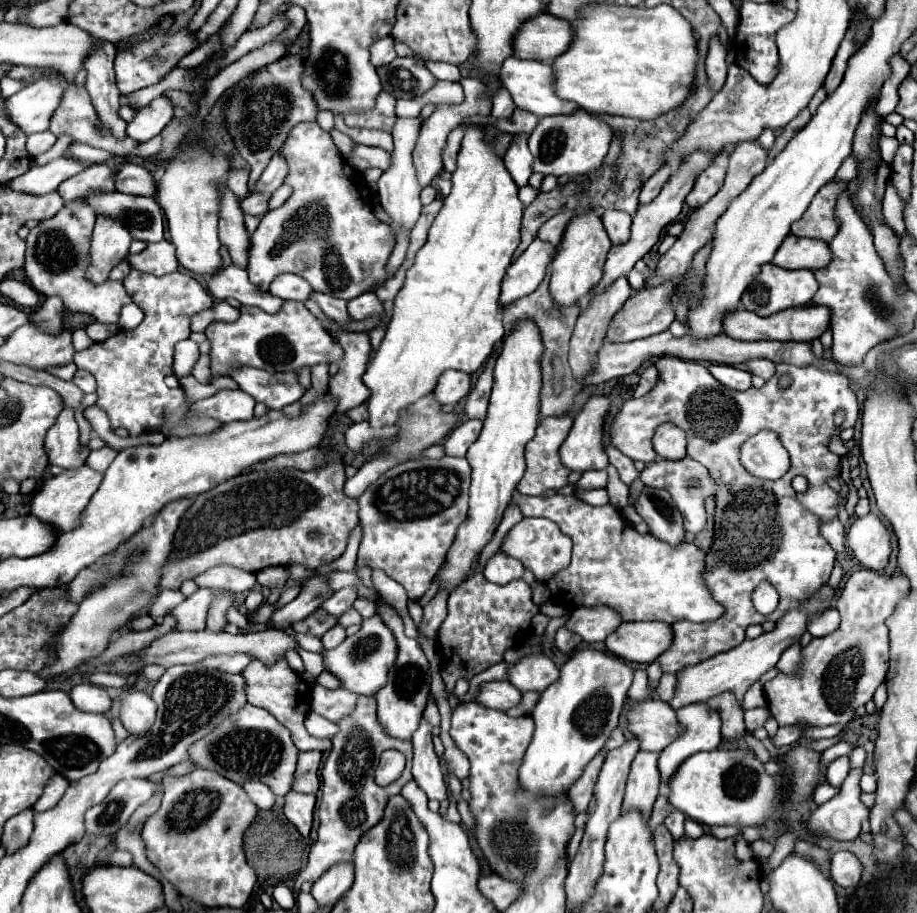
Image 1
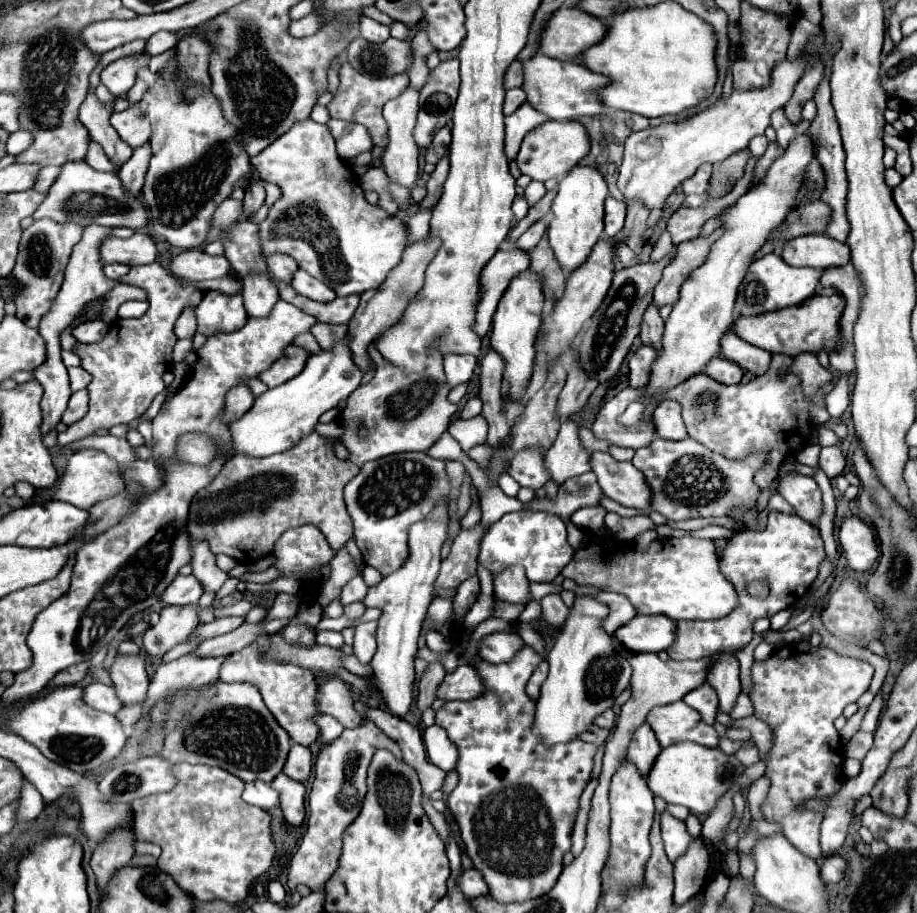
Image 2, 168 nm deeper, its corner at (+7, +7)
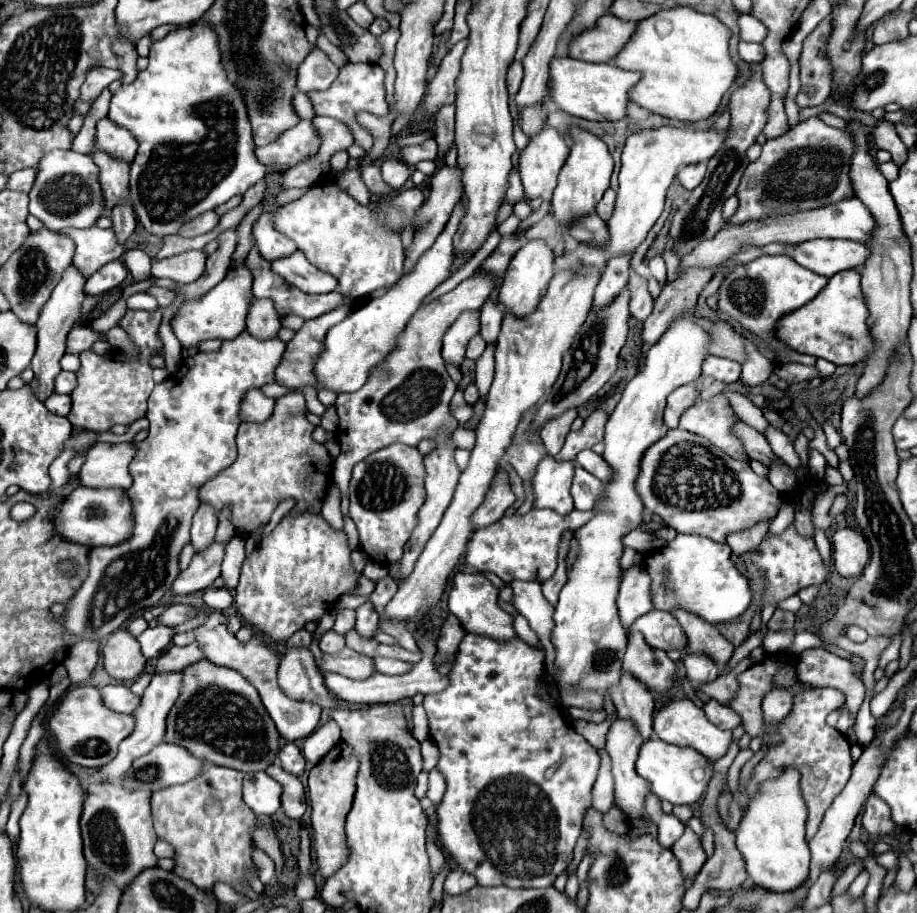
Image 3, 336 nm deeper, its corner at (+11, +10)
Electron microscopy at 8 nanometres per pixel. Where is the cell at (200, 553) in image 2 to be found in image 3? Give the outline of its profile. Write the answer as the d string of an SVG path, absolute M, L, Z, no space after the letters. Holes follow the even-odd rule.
M202 502L194 514L194 524L192 524L192 546L196 552L206 550L208 544L214 542L216 524L218 524L218 518L216 518L214 506Z

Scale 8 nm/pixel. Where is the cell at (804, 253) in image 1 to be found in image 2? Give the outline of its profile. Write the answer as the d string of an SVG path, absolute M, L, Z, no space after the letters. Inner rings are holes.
M802 235L784 243L782 259L794 267L826 269L846 265L850 261L850 249L824 235Z

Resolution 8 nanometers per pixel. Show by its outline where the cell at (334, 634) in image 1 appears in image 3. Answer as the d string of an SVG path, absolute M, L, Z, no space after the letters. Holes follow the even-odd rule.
M328 630L328 632L322 636L322 640L320 640L320 650L322 650L324 654L338 654L344 646L346 646L344 638L342 638L340 634L336 634L334 630Z

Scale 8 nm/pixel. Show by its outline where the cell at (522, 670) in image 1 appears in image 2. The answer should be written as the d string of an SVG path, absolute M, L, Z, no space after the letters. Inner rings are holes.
M492 633L482 639L480 643L480 657L492 665L508 663L514 659L514 655L524 647L520 635L516 633Z

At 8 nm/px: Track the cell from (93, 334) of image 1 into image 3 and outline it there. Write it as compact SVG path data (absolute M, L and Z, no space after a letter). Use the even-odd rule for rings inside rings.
M74 326L66 338L66 352L68 354L80 354L92 348L96 340L102 340L104 334L94 332L90 326Z

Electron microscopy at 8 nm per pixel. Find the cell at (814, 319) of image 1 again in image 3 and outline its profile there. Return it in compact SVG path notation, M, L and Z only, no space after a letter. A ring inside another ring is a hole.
M856 270L838 272L808 306L780 318L778 338L796 352L824 358L836 366L854 366L868 360L868 352L874 348L874 338L868 330L866 318L868 306L860 288L860 274Z

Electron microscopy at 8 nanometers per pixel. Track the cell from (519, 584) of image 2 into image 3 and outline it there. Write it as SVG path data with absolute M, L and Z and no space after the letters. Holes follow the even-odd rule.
M514 580L514 582L510 582L510 588L514 590L516 610L530 622L532 630L540 636L540 640L544 644L544 652L546 652L546 670L553 680L556 680L554 663L556 648L550 640L550 634L552 634L552 628L554 628L554 620L552 620L554 606L548 604L548 600L544 598L544 594L540 590L540 584L536 584L536 582Z

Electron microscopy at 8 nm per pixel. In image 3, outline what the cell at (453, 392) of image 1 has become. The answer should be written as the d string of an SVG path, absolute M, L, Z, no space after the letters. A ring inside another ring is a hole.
M462 312L460 318L444 334L442 356L446 362L458 366L464 360L466 344L480 332L480 312Z

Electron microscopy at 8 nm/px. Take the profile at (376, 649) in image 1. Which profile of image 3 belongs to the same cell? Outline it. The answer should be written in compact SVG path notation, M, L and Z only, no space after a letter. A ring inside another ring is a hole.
M366 600L366 602L356 610L356 632L358 632L360 636L372 638L372 636L374 636L374 630L378 628L378 622L380 622L378 612L374 610L372 602Z

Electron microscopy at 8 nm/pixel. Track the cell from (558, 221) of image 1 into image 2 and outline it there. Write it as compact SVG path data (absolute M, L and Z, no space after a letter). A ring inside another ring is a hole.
M536 221L536 223L516 241L516 247L522 249L522 251L532 251L532 249L538 245L538 241L542 239L544 233L546 233L546 223L544 223L544 221Z

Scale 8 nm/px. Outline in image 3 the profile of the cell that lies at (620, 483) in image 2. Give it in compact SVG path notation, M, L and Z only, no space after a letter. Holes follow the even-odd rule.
M584 450L584 452L580 452L578 456L576 456L576 462L584 468L584 470L588 470L590 474L594 474L598 480L608 480L608 466L604 464L604 458L602 456L598 456L598 454L594 454L592 450Z

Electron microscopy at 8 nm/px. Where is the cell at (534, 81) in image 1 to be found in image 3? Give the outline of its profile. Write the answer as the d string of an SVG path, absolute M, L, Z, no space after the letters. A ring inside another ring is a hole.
M556 58L550 64L550 96L560 110L572 116L588 120L622 120L628 116L628 92L638 84L640 76L640 72L628 72L614 64L588 64L574 58Z

